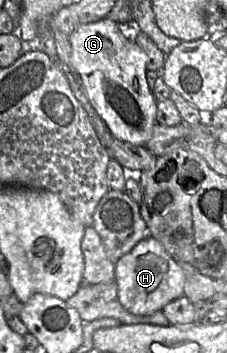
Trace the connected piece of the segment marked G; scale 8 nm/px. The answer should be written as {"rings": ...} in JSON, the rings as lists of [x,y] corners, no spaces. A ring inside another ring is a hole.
{"rings":[[[109,18],[79,26],[71,33],[69,41],[72,66],[110,132],[122,141],[146,146],[157,123],[157,101],[147,83],[145,52],[125,37],[119,23]]]}

